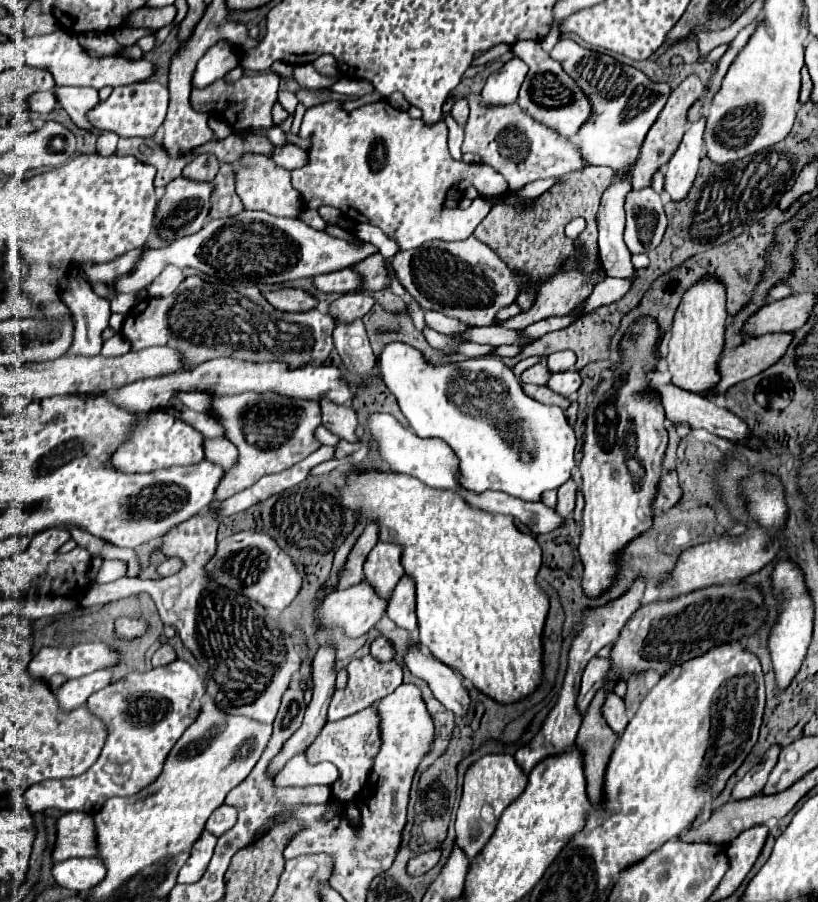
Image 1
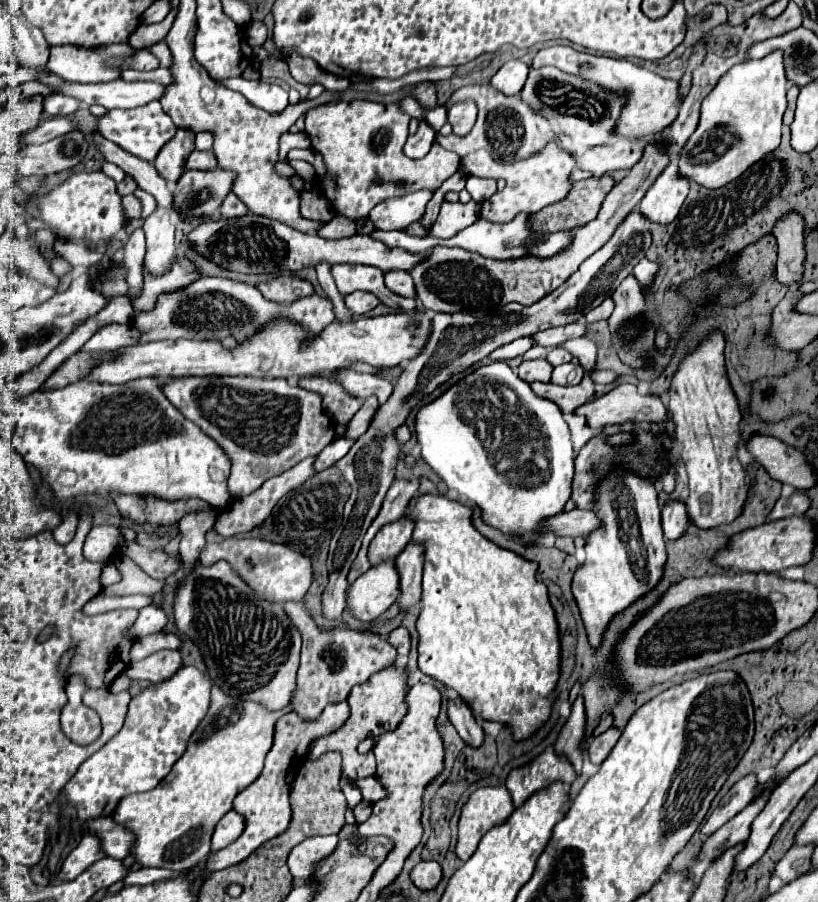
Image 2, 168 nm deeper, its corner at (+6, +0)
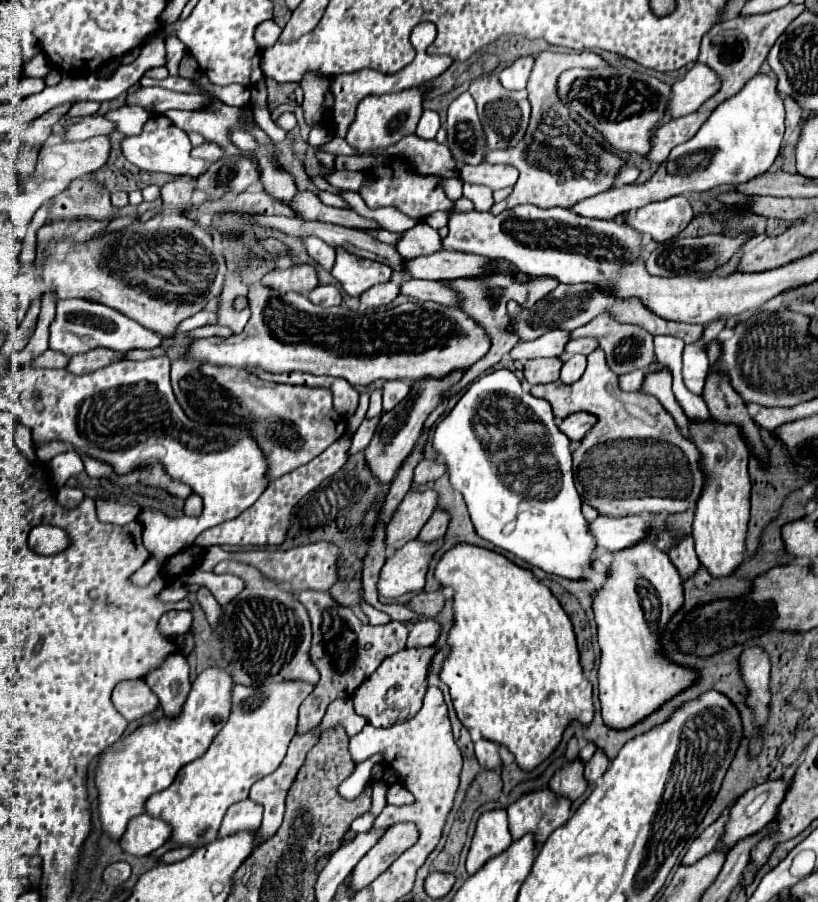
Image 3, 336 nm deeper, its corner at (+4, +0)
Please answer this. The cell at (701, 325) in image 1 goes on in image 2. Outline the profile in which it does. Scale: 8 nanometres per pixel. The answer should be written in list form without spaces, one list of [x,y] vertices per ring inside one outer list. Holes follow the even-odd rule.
[[[716,331],[698,345],[694,353],[690,353],[676,371],[672,379],[672,391],[670,391],[670,403],[668,411],[676,423],[674,439],[682,445],[682,457],[686,461],[686,473],[688,473],[688,489],[690,495],[686,499],[688,509],[688,521],[700,529],[712,529],[726,523],[732,523],[744,507],[746,495],[748,495],[748,483],[746,483],[746,471],[738,461],[738,447],[740,447],[740,409],[736,395],[730,389],[730,383],[726,379],[724,371],[724,339]]]

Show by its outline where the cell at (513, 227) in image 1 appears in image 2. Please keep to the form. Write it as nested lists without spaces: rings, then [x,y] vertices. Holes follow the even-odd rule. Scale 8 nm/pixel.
[[[590,177],[578,181],[572,193],[554,205],[548,205],[530,219],[538,231],[560,231],[584,227],[588,221],[596,219],[600,205],[608,191],[614,187],[612,177]]]

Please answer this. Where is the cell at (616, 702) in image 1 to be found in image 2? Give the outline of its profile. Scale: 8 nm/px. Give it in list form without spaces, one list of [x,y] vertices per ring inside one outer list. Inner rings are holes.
[[[608,729],[606,733],[602,733],[600,737],[592,739],[588,743],[588,759],[594,763],[594,765],[600,765],[608,755],[610,755],[610,749],[616,745],[620,737],[620,731],[618,729]]]

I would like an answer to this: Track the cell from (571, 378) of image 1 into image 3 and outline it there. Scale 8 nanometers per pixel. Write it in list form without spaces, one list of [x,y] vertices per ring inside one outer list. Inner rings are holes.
[[[584,355],[566,357],[564,365],[562,365],[562,371],[560,371],[560,381],[562,383],[574,383],[582,377],[584,369],[586,369],[586,357]]]

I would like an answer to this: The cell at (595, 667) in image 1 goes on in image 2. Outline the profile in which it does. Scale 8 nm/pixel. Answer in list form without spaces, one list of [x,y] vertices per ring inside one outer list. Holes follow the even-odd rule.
[[[578,697],[576,703],[572,705],[572,713],[554,745],[554,751],[560,753],[560,757],[570,759],[574,771],[580,775],[582,773],[582,763],[586,751],[580,747],[584,737],[586,737],[586,713],[584,713],[584,699]]]

